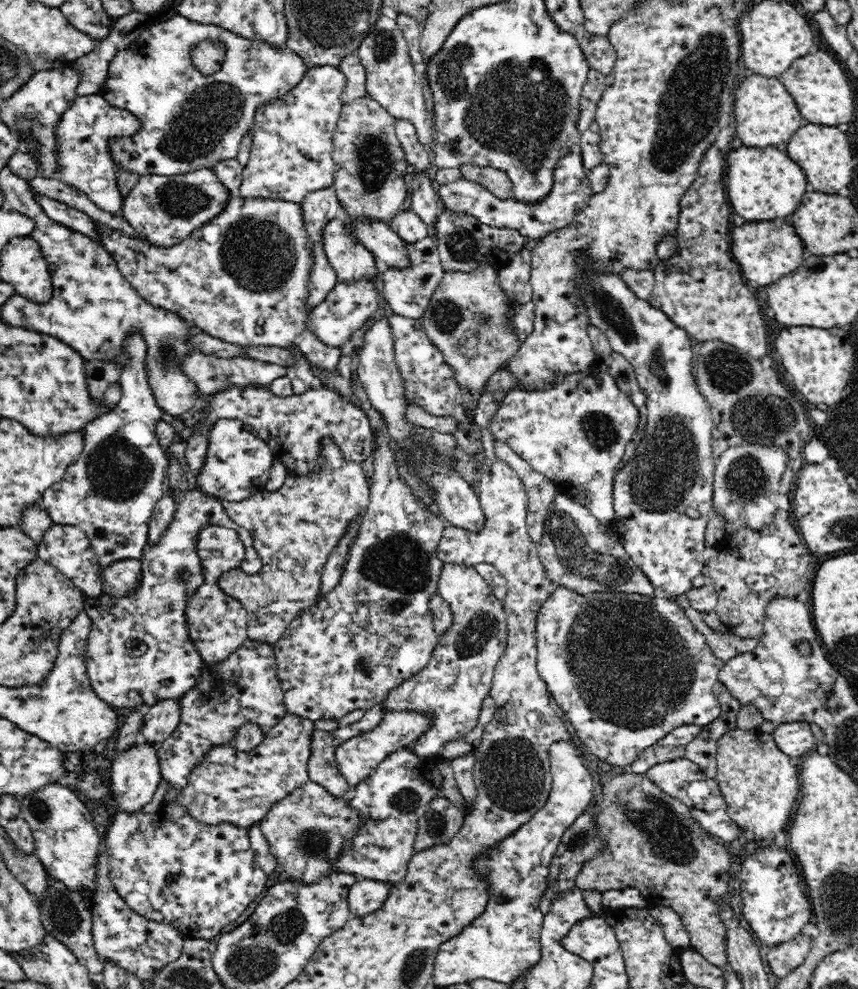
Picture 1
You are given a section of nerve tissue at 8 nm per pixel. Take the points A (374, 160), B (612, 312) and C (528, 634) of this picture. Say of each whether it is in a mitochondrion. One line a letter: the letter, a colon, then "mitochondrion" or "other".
A: mitochondrion
B: mitochondrion
C: other

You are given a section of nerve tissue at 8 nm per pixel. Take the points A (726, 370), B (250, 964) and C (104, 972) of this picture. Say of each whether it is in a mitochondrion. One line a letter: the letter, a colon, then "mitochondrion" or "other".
A: mitochondrion
B: mitochondrion
C: other

